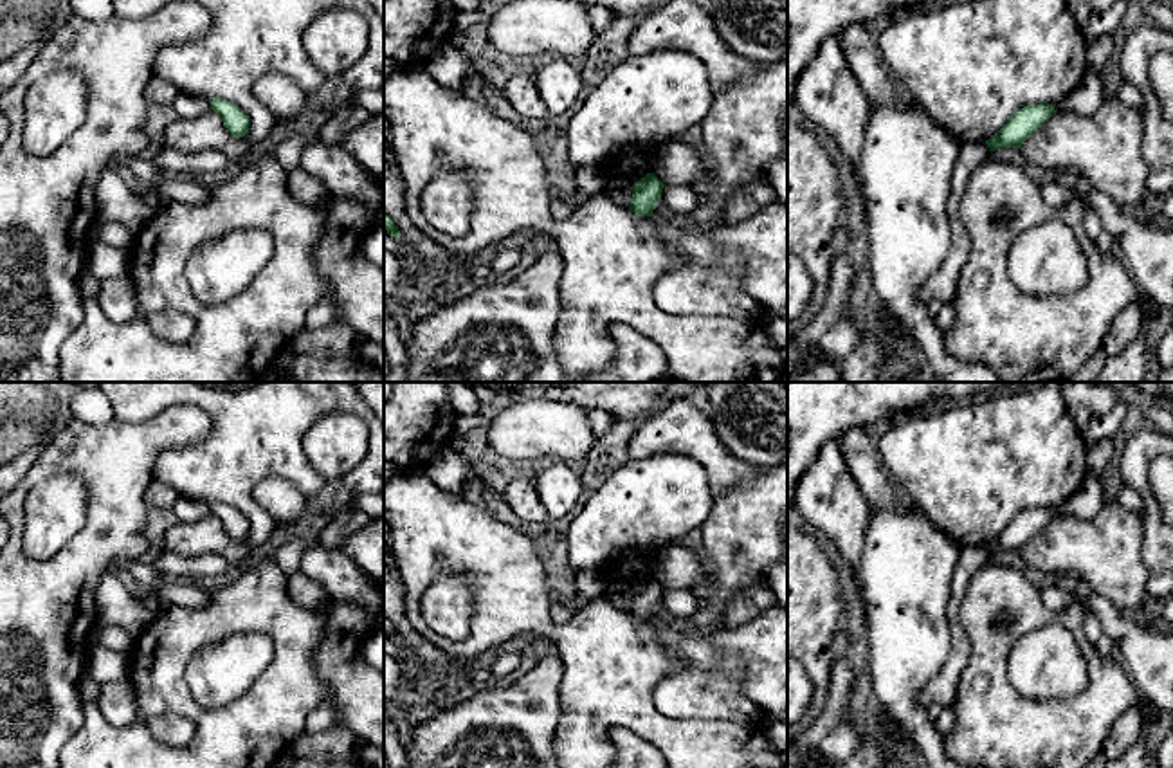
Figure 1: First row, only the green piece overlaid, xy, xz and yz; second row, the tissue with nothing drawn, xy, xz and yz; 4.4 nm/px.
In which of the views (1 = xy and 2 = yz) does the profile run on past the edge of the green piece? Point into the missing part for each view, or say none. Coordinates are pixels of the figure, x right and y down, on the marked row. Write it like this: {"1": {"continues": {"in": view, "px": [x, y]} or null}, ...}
{"1": {"continues": null}, "2": {"continues": null}}

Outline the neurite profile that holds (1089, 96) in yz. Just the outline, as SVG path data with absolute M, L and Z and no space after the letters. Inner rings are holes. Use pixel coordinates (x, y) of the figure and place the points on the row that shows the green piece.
M1087 72L1078 88L1058 106L1058 112L1092 115L1105 101L1101 76Z

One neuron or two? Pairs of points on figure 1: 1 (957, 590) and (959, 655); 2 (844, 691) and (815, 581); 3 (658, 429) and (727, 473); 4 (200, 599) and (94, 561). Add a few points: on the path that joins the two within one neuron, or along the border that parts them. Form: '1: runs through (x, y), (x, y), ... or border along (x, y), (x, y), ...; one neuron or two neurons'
1: runs through (954, 606), (959, 639); one neuron
2: border along (840, 635), (831, 667), (829, 694), (826, 698); two neurons
3: runs through (674, 429), (683, 429), (710, 457); one neuron
4: border along (145, 557), (121, 566); two neurons

